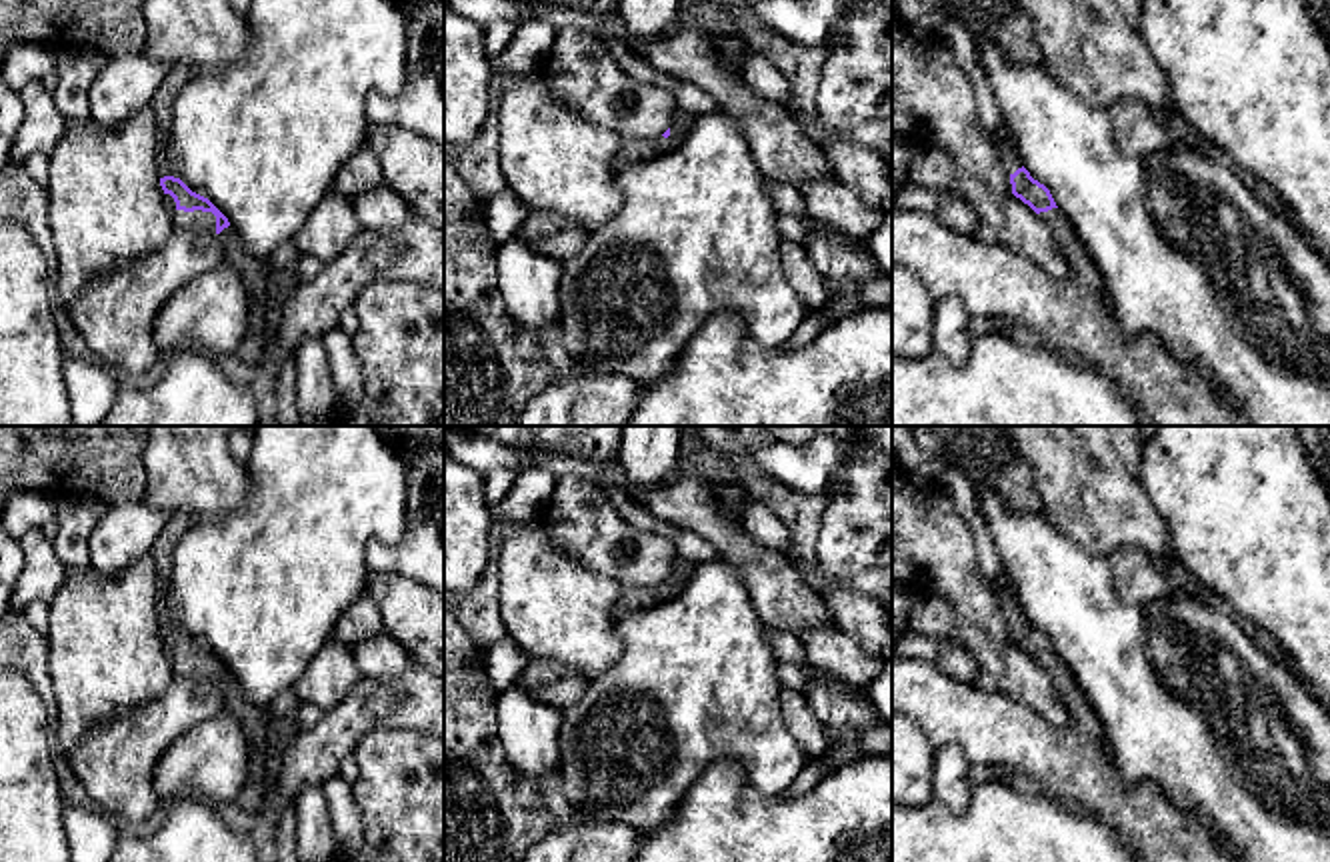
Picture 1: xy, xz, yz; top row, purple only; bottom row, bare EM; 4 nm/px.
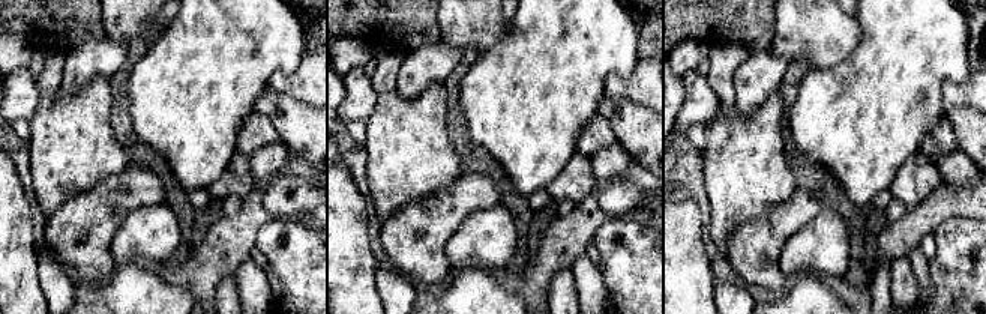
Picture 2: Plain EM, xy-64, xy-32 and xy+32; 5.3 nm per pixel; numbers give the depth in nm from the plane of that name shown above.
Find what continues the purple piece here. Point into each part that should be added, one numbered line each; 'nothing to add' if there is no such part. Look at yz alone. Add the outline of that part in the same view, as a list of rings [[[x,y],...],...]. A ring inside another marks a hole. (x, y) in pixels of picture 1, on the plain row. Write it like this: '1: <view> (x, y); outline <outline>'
1: yz (1010, 606); outline [[[1004,576],[1004,582],[996,594],[1000,598],[1000,604],[1006,614],[1008,624],[1024,614],[1006,576]]]
2: yz (1082, 714); outline [[[1058,656],[1040,660],[1038,664],[1052,678],[1052,684],[1070,714],[1072,726],[1108,748],[1104,726],[1084,692],[1078,688],[1068,666]]]

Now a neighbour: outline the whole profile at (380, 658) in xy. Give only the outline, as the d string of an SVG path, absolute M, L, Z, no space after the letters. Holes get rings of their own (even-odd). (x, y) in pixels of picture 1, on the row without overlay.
M384 630L350 646L360 674L374 682L400 682L412 664L410 654Z

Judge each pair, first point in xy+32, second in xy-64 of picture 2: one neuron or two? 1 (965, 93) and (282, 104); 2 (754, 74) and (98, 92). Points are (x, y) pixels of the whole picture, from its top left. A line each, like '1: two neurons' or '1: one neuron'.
1: two neurons
2: two neurons

